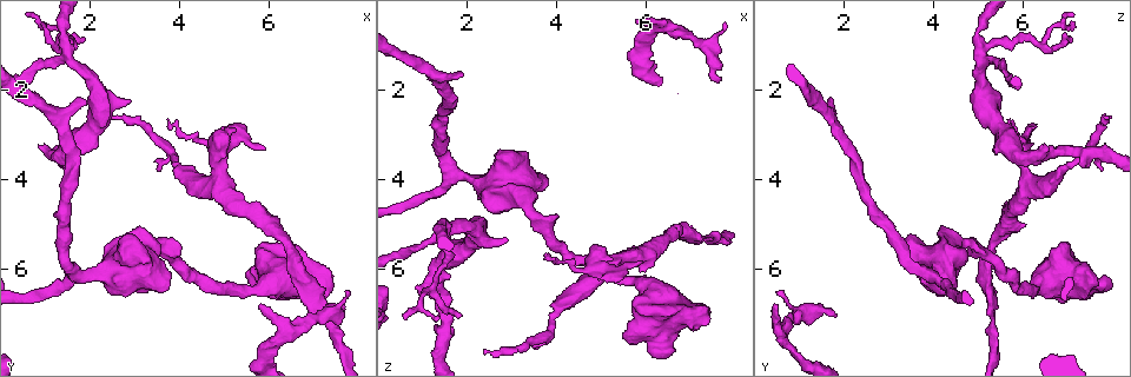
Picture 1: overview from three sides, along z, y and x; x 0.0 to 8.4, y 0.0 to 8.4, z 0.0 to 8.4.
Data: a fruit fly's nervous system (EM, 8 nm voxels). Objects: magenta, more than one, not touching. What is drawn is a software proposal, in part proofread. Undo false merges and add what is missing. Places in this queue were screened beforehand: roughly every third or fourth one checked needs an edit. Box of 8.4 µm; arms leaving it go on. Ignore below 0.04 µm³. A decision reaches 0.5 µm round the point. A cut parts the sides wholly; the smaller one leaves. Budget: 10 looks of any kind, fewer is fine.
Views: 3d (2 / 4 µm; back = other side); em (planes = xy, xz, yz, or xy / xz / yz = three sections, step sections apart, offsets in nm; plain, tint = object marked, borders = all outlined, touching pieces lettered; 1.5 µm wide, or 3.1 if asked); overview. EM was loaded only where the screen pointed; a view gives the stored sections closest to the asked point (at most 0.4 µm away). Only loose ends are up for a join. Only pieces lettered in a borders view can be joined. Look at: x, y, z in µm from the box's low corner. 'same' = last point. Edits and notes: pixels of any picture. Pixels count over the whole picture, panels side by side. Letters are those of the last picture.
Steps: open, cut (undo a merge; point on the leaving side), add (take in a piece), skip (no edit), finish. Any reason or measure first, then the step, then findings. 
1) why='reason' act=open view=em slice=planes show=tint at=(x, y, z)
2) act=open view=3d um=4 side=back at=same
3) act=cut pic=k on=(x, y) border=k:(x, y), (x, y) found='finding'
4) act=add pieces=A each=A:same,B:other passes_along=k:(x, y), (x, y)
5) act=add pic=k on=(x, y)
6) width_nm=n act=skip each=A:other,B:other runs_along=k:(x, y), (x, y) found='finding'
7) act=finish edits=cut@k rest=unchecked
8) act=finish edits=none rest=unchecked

why='branch stops here' act=open view=3d um=4 at=(2.00, 2.30, 1.60)

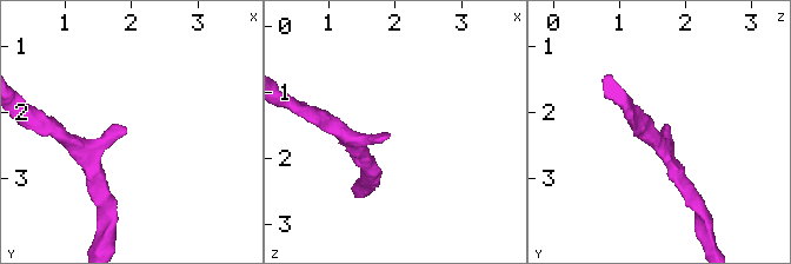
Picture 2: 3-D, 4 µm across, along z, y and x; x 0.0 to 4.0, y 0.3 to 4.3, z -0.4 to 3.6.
act=open view=em slice=planes show=borders at=(1.95, 2.25, 1.60)

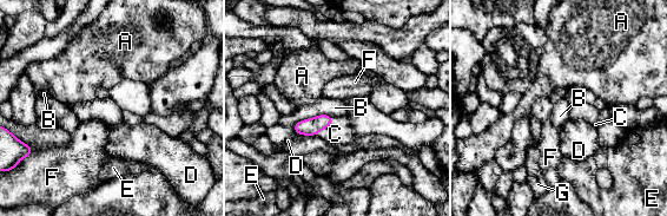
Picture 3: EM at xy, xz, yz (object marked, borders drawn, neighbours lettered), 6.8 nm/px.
act=add pieces=C each=A:other,B:other,C:same,D:other,E:other,F:other,G:other passes_along=3:(311, 126), (325, 126), (339, 131) found='the neuron continues'

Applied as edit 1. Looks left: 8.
why='free end' act=open view=em slice=xy step=8 show=borders at=(7.65, 7.00, 1.80)

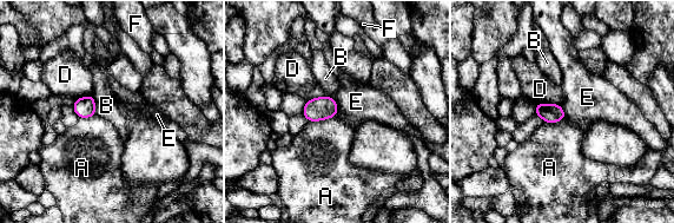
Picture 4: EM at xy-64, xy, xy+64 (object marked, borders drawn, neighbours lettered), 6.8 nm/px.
why='cut it another way' act=open view=em slice=planes show=borders at=same

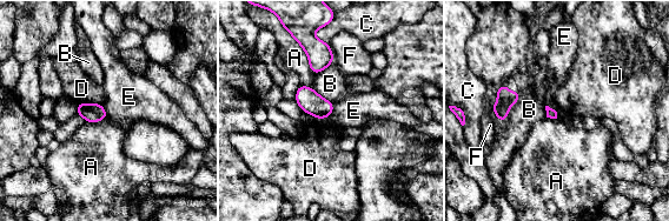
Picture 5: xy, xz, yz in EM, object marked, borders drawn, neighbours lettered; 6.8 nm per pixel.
longest_contact=A:280nm act=skip each=A:other,B:other,C:other,D:other,E:other,F:other border=5:(545, 105), (556, 112), (557, 118) found='none of them fits'

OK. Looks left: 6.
why='sudden change in width' act=open view=em slice=planes show=tint at=(6.95, 6.45, 5.15)

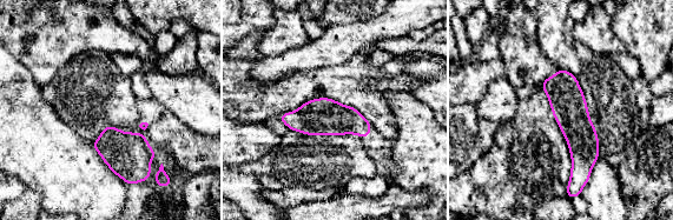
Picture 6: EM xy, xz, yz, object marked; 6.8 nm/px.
why='what lies round it' act=open view=em slice=planes show=borders at=same

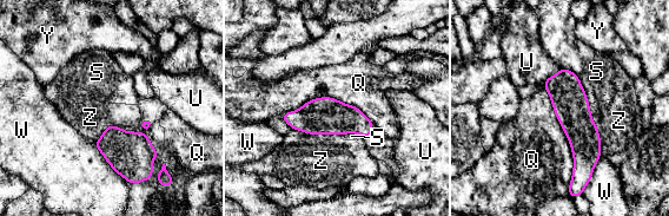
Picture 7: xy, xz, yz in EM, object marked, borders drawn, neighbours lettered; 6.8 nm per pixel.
longest_contact=Q:750nm act=skip each=Q:other,S:other,U:other,W:other,Y:other,Z:other border=7:(544, 89), (573, 152), (569, 195) found='all the same neuron'

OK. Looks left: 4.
why='stops while still wide' act=open view=em slice=xz step=8 show=borders at=(7.45, 6.40, 7.00)

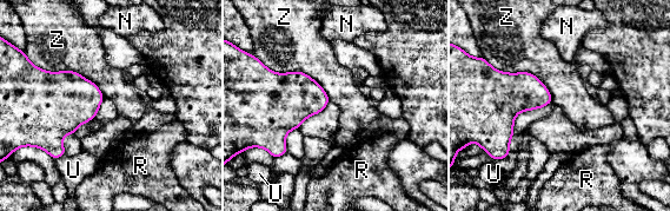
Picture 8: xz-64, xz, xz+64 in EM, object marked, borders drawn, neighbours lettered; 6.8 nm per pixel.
longest_contact=Z:550nm act=skip each=N:other,R:other,U:other,Z:other border=8:(35, 65), (79, 72), (105, 98) found='none of them fits'

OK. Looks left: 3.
act=finish edits=add@3 rest=unchecked

